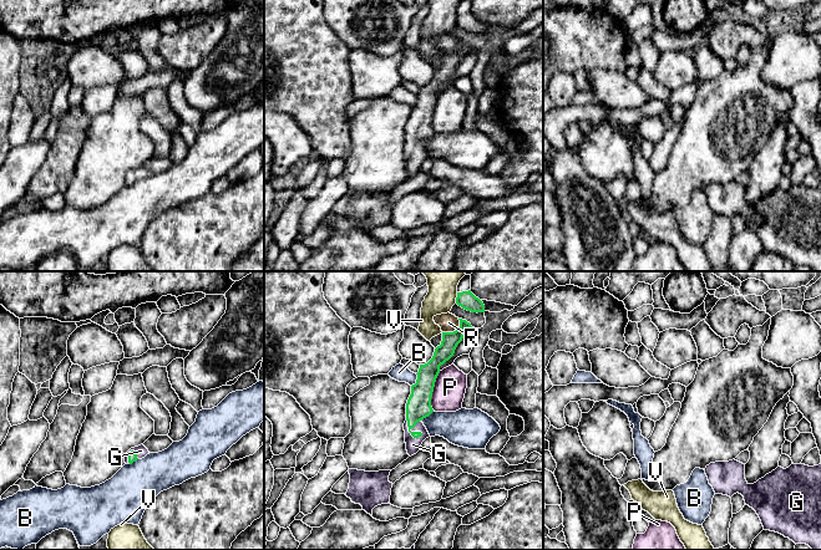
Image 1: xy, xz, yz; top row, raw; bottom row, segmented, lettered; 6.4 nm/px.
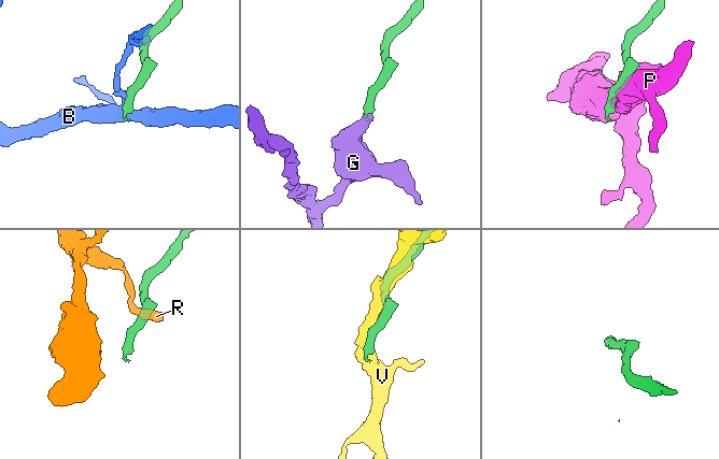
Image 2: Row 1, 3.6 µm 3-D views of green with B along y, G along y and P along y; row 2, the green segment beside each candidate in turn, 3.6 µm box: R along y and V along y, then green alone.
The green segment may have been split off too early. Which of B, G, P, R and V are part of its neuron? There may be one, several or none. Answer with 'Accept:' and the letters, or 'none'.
Accept: G

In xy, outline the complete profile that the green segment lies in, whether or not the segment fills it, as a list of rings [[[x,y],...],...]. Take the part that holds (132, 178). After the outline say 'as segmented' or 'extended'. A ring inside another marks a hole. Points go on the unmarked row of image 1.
[[[143,165],[131,169],[125,178],[125,184],[132,185],[137,180],[145,179],[147,175],[149,175],[149,173]]]; extended

